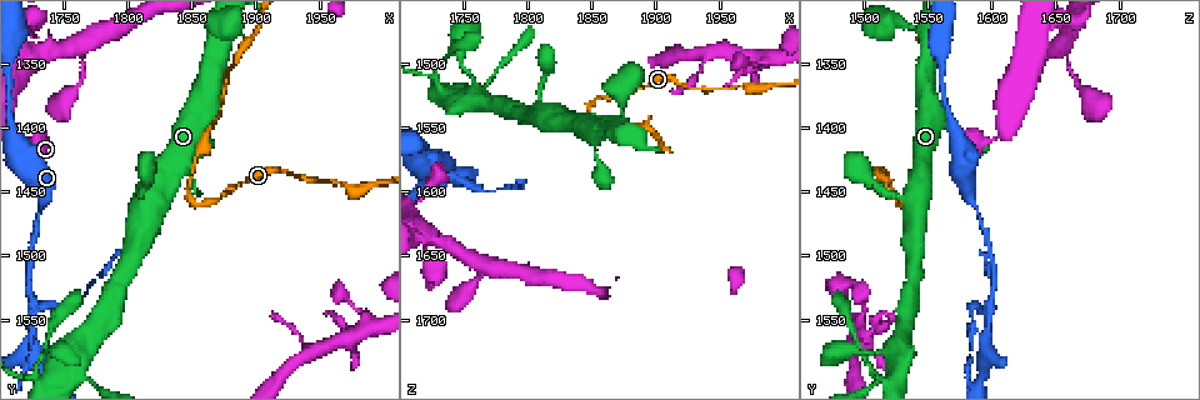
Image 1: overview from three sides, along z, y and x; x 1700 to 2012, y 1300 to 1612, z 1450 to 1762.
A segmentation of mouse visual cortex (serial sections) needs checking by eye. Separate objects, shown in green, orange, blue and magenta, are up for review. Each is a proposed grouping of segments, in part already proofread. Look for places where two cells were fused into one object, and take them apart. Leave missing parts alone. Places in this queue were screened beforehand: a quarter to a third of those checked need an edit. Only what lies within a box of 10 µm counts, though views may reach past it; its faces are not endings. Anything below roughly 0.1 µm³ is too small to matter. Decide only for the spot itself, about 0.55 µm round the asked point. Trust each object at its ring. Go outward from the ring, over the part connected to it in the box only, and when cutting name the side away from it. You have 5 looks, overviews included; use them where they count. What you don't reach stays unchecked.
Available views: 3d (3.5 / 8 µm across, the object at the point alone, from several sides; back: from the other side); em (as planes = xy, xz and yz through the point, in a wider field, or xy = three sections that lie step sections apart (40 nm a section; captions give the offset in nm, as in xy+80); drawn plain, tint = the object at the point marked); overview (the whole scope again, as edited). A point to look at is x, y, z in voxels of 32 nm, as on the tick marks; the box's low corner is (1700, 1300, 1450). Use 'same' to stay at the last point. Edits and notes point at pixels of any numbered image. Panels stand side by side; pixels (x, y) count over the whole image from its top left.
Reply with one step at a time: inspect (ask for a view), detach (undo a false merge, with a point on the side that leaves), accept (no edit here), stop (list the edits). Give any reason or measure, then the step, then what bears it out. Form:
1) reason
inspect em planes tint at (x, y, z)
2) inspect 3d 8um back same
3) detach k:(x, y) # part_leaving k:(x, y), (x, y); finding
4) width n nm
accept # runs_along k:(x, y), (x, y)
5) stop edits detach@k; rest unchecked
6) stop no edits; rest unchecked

abrupt turn
inspect 3d 3.5um back at (1728, 1540, 1596)

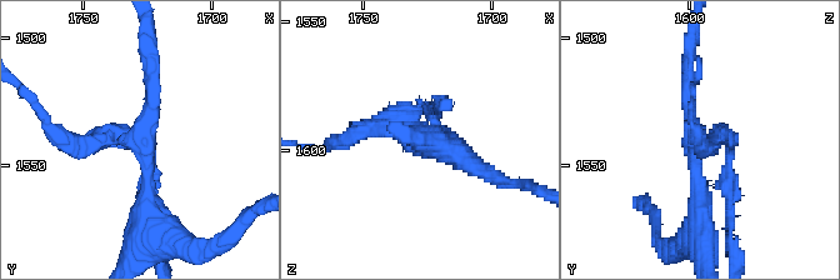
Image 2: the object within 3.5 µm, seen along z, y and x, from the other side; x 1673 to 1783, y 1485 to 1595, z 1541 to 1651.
need the tissue
inspect em xy step 3 tint same

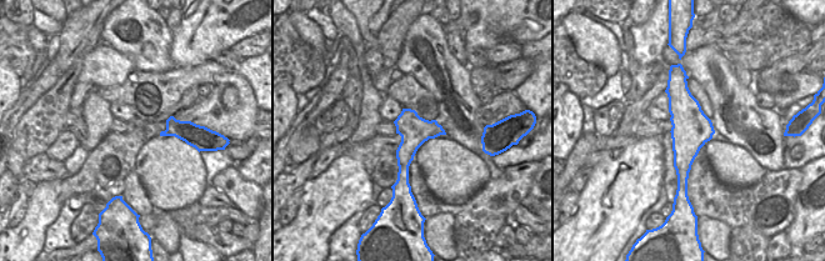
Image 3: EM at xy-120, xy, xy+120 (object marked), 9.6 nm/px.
detach 2:(356, 130) # part_leaving 2:(385, 129), (374, 125), (313, 151); a second cell is stuck on

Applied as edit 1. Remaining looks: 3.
sharp bend
inspect 3d 8um at (1730, 1588, 1506)

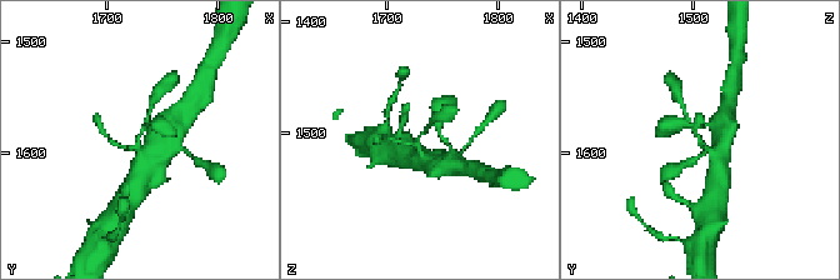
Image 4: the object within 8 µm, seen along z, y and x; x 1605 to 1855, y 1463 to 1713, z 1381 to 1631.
arms 3; arm_widths 100, 150, 450 nm; shape alone is not enough
inspect em xy step 3 tint same

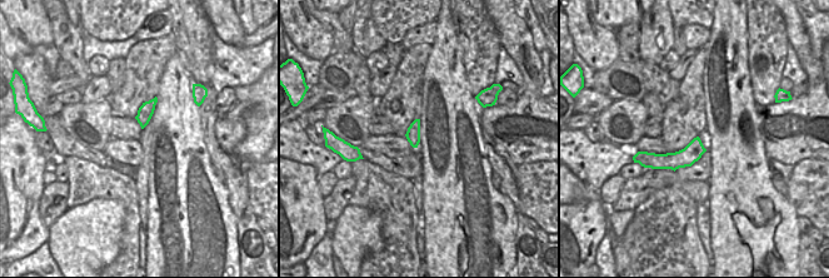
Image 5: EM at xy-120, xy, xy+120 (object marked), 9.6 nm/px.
accept # runs_along 5:(700, 148), (680, 159), (652, 160); continuous, no second cell

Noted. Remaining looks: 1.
stop edits detach@2; rest unchecked

